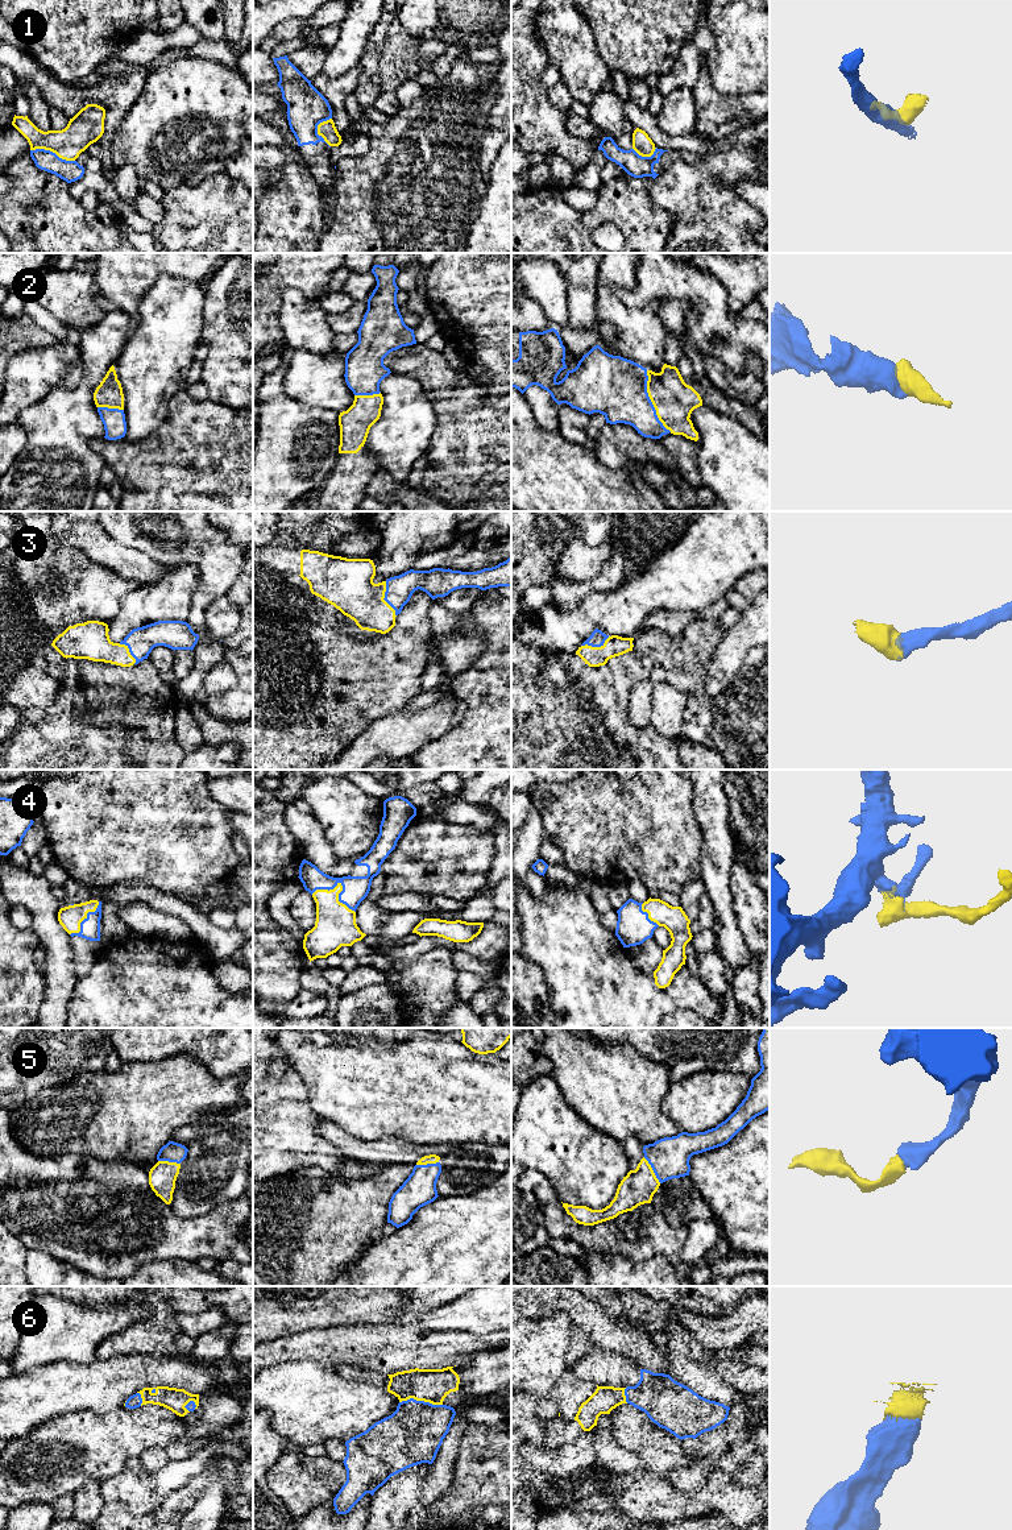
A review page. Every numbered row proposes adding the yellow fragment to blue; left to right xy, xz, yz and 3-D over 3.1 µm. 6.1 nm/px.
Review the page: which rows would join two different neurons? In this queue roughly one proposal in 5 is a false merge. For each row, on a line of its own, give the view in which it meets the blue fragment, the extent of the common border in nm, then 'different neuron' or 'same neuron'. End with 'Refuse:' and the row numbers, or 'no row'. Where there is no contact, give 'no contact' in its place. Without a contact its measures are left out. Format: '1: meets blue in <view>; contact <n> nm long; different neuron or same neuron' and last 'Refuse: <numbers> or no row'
1: meets blue in xy; contact 280 nm long; different neuron
2: meets blue in yz; contact 400 nm long; same neuron
3: meets blue in xz; contact 220 nm long; same neuron
4: meets blue in xz; contact 300 nm long; same neuron
5: meets blue in yz; contact 190 nm long; same neuron
6: meets blue in xz; contact 260 nm long; same neuron
Refuse: 1

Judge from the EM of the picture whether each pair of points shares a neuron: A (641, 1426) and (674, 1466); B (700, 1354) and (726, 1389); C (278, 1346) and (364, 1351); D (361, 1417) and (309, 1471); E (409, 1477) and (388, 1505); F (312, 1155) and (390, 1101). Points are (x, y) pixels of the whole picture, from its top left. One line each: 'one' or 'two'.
A: one
B: two
C: one
D: two
E: one
F: two

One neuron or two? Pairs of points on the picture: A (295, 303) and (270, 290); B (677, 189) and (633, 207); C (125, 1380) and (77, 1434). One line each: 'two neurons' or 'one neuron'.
A: two neurons
B: two neurons
C: two neurons

